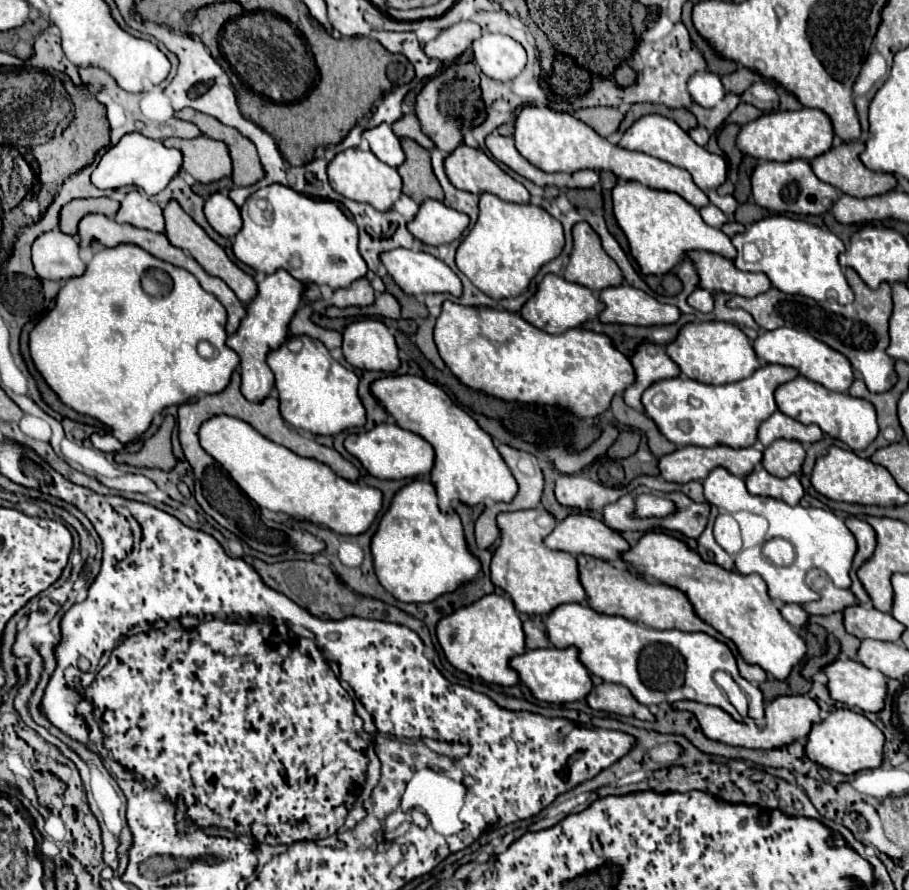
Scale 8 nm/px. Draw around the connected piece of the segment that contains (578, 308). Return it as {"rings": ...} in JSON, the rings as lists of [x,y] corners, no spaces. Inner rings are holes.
{"rings":[[[546,274],[544,280],[538,284],[538,290],[534,294],[532,300],[528,300],[522,310],[520,316],[530,322],[532,326],[550,332],[550,334],[560,334],[564,330],[576,328],[580,324],[584,324],[590,318],[596,318],[602,312],[602,302],[594,296],[592,290],[580,286],[580,284],[572,284],[566,282],[562,276],[556,274]]]}

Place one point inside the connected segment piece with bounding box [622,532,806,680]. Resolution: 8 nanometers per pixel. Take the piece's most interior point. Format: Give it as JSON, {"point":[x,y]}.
{"point":[737,605]}

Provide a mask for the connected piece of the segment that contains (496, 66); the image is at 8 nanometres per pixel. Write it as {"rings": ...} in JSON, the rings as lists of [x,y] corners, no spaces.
{"rings":[[[484,32],[478,40],[474,40],[472,50],[476,64],[492,80],[508,82],[526,66],[526,52],[522,44],[504,34]]]}

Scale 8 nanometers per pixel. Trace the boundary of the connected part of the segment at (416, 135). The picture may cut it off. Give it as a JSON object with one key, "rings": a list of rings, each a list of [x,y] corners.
{"rings":[[[406,114],[400,120],[396,120],[392,124],[392,130],[398,138],[412,138],[416,140],[420,146],[424,146],[426,150],[430,150],[434,146],[434,142],[430,142],[430,138],[426,138],[422,134],[422,130],[418,130],[418,118],[414,114]]]}

